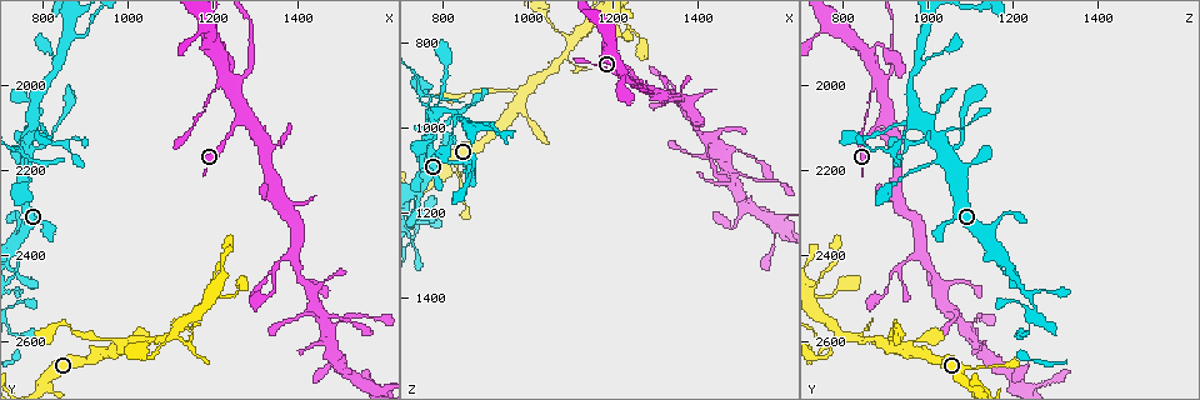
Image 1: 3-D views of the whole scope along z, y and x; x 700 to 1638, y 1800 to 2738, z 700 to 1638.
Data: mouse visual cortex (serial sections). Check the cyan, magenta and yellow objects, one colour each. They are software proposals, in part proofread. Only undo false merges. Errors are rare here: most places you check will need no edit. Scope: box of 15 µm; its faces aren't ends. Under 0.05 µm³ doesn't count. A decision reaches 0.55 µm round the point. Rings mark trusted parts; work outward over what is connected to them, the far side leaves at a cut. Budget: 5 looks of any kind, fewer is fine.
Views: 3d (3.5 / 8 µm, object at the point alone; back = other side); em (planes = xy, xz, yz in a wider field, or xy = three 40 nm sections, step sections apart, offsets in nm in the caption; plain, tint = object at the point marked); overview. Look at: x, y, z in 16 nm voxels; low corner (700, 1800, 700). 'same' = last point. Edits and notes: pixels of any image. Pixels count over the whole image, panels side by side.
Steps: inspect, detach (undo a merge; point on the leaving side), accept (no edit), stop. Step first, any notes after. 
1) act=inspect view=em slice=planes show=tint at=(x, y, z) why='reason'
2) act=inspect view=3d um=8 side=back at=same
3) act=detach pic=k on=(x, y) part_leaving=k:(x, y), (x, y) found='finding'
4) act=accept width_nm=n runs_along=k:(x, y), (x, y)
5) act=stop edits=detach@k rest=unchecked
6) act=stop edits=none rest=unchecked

act=inspect view=3d um=8 at=(1100, 2590, 795) why='small branch off a trunk'

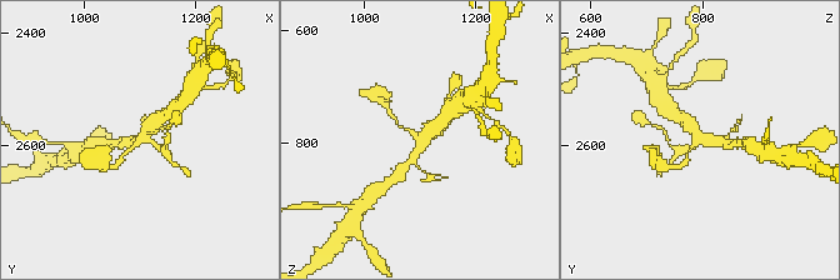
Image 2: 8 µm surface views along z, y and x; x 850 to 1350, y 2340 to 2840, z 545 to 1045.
act=inspect view=3d um=3.5 at=(1105, 2585, 800)

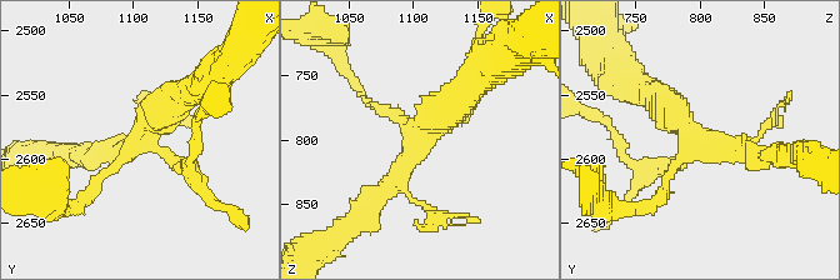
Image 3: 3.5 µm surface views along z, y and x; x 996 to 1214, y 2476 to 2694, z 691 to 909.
act=inspect view=em slice=xy step=2 show=tint at=(1104, 2584, 800) arms=4 arm_widths_nm=150,200,200,450

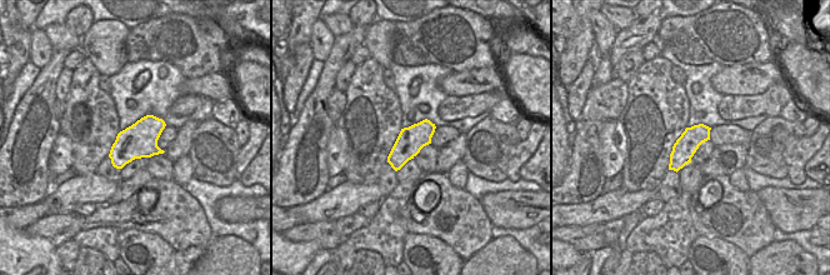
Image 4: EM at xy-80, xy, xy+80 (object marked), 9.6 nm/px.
act=accept width_nm=260 runs_along=3:(371, 205), (464, 90) found='one cell here'

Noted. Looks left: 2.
act=inspect view=3d um=3.5 at=(1250, 2020, 900) why='a fork'

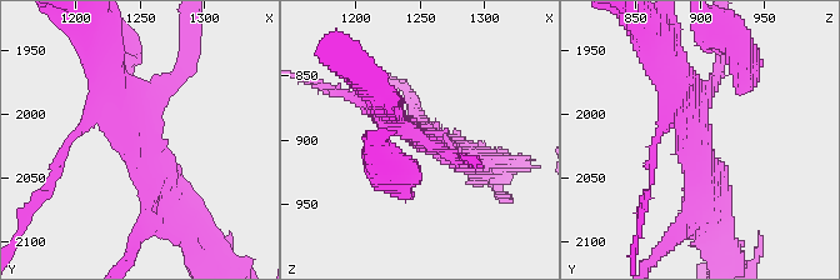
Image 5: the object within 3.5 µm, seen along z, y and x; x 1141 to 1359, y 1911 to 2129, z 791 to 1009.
act=inspect view=em slice=planes show=tint at=(1248, 2016, 898) arms=3 arm_widths_nm=150,250,300 why='shape alone is not enough'

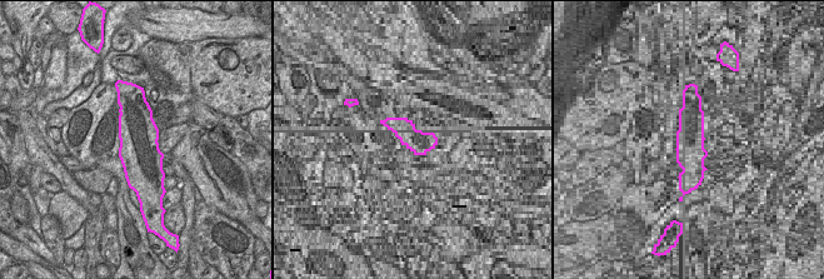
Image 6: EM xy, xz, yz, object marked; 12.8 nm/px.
act=accept runs_along=5:(151, 213), (148, 151), (109, 60) found='all the same cell'

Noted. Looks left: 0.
act=stop edits=none rest=unchecked

